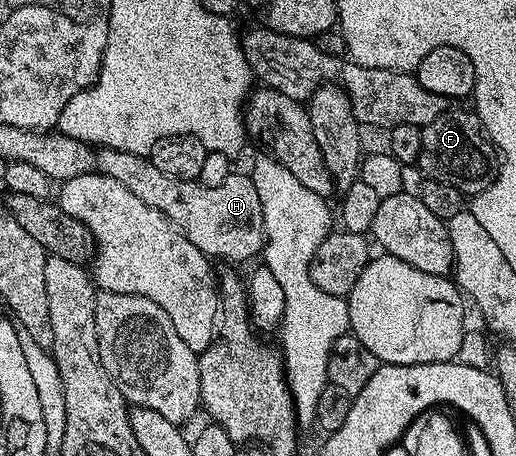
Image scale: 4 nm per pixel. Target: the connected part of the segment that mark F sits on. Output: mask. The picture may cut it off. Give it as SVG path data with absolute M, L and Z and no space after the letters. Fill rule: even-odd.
M450 109L421 128L423 149L419 153L416 166L421 168L425 179L437 179L450 183L461 191L462 196L472 197L487 190L497 179L499 156L497 148L489 141L480 119L472 110Z

